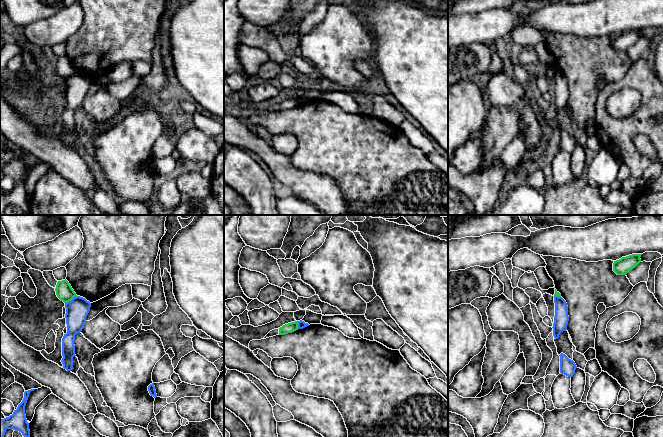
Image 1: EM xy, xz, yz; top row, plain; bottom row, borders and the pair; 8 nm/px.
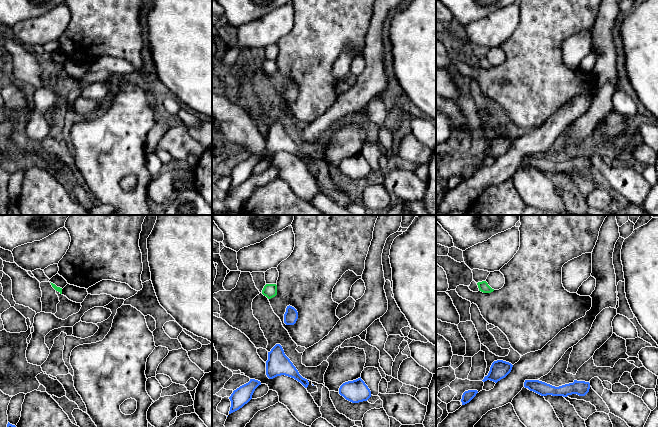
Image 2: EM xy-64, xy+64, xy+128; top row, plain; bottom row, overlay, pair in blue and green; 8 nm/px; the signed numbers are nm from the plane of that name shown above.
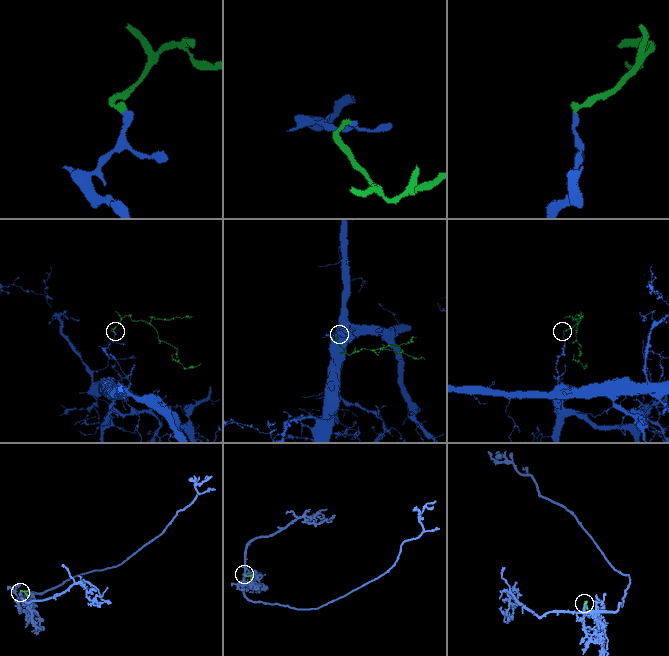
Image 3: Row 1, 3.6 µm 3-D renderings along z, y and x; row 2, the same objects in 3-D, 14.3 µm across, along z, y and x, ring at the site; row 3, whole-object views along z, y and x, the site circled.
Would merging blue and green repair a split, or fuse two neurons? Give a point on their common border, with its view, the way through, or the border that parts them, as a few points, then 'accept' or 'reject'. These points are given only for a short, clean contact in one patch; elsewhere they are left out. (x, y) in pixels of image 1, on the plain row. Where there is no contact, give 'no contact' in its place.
contact xy (71, 76); border xy (76, 71), (65, 80); reject

